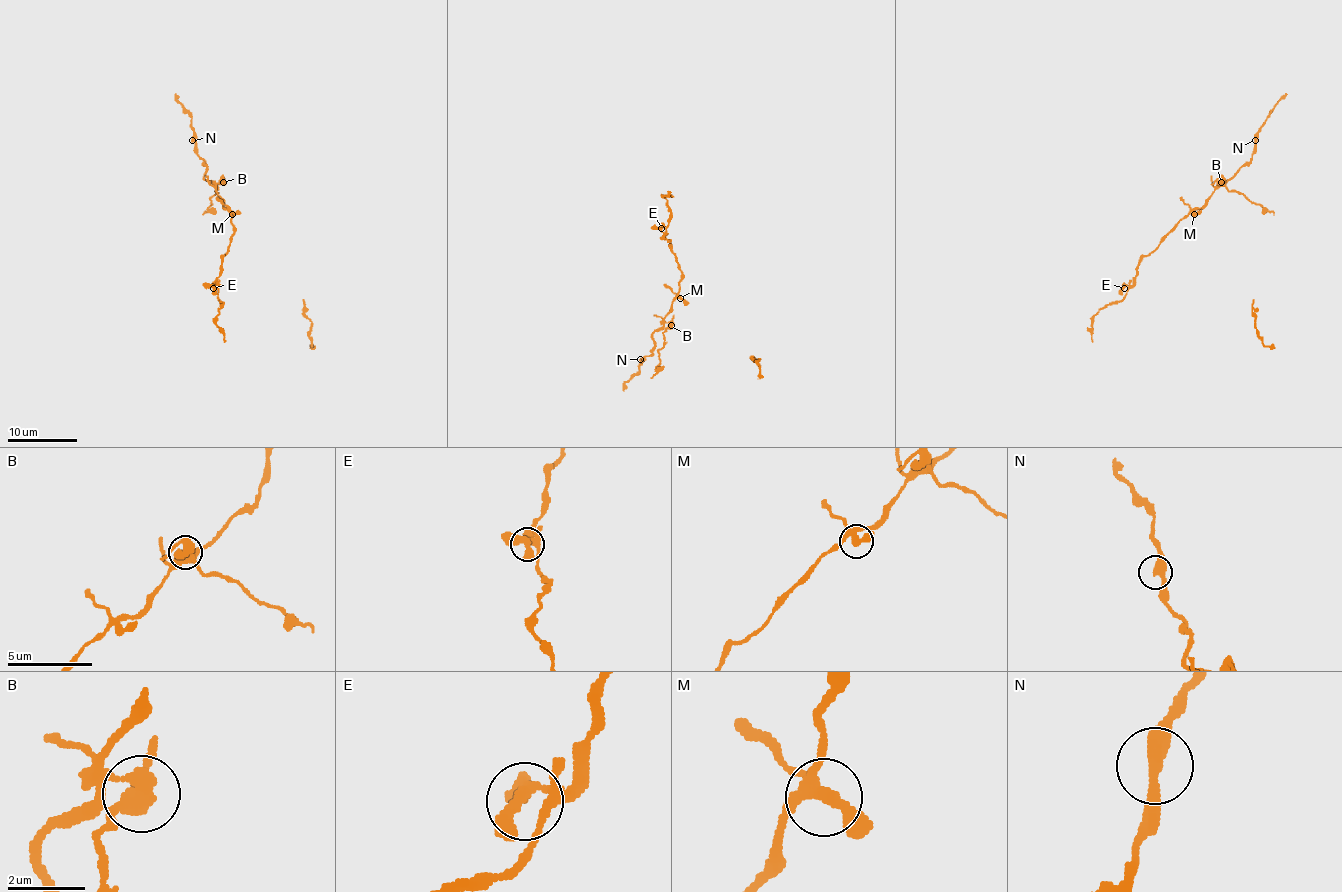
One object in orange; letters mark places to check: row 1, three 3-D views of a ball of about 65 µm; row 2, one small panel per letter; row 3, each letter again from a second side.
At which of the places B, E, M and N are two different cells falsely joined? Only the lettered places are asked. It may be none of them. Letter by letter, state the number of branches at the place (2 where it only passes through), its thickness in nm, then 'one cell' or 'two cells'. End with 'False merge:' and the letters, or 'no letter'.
B: 2 | 500 nm | two cells
E: 2 | 380 nm | one cell
M: 4 | 300 nm | one cell
N: 2 | 400 nm | one cell
False merge: B

